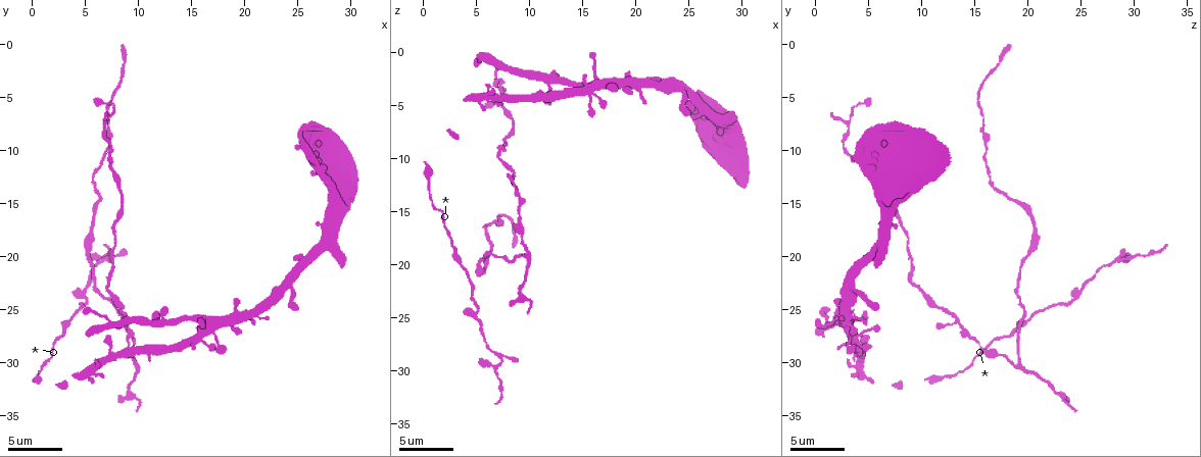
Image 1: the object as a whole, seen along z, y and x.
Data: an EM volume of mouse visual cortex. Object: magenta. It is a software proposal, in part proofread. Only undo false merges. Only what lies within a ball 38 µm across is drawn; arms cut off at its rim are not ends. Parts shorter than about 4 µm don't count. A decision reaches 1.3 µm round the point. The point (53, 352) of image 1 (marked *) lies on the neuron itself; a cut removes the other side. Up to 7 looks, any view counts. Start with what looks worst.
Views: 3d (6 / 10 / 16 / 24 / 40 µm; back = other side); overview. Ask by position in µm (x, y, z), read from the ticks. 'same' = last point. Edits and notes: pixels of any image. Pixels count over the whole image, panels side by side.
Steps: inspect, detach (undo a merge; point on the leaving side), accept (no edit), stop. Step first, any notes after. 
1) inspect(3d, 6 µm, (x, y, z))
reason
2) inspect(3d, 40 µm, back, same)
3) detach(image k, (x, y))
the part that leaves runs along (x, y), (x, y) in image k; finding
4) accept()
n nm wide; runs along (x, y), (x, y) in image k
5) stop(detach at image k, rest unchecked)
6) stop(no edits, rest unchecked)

inspect(3d, 10 µm, (9.8, 30.4, 19.2))
two arms in line, one across

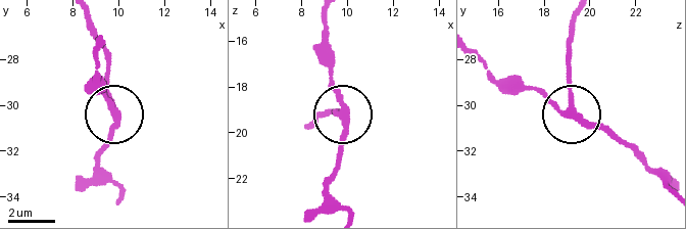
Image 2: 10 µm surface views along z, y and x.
inspect(3d, 10 µm, back, (9.8, 30.4, 19.1))

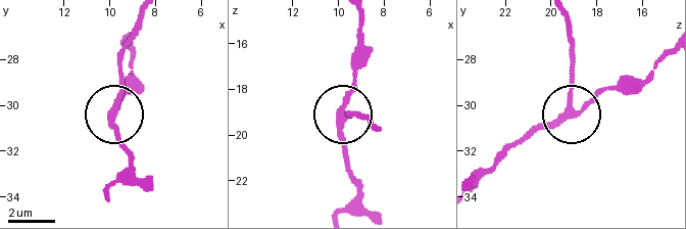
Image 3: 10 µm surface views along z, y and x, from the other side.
accept()
3 arms; one neuron here

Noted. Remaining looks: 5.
inspect(3d, 6 µm, (5.0, 24.6, 23.6))

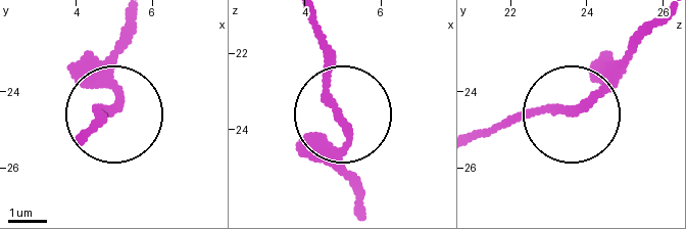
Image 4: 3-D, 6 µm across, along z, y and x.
inspect(3d, 6 µm, back, (4.80, 24.45, 23.40))
from behind

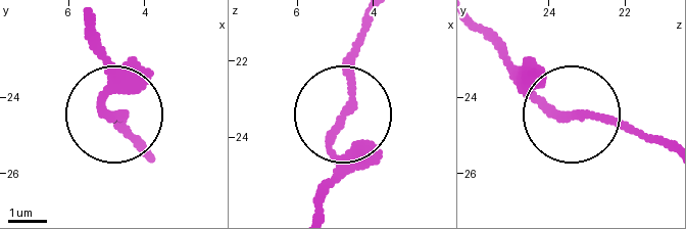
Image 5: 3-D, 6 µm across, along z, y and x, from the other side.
accept()
runs along (138, 149), (102, 94), (111, 58) in image 5; all the same neuron

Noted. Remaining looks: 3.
inspect(3d, 6 µm, (8.8, 28.4, 15.4))
narrows sharply

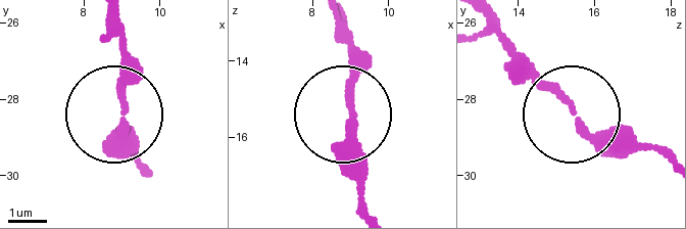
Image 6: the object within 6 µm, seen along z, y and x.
accept()
all the same neuron

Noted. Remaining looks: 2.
inspect(3d, 16 µm, (5.8, 22.8, 19.0))

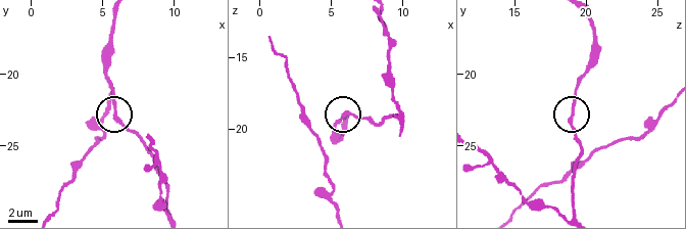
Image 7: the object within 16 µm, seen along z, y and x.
accept()
all the same neuron

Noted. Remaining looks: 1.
stop(no edits, rest unchecked)

